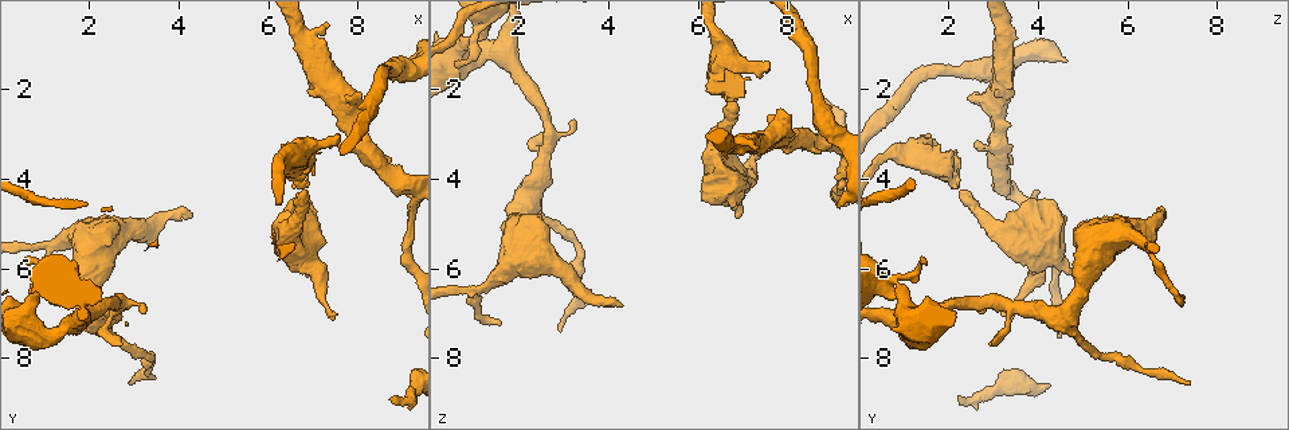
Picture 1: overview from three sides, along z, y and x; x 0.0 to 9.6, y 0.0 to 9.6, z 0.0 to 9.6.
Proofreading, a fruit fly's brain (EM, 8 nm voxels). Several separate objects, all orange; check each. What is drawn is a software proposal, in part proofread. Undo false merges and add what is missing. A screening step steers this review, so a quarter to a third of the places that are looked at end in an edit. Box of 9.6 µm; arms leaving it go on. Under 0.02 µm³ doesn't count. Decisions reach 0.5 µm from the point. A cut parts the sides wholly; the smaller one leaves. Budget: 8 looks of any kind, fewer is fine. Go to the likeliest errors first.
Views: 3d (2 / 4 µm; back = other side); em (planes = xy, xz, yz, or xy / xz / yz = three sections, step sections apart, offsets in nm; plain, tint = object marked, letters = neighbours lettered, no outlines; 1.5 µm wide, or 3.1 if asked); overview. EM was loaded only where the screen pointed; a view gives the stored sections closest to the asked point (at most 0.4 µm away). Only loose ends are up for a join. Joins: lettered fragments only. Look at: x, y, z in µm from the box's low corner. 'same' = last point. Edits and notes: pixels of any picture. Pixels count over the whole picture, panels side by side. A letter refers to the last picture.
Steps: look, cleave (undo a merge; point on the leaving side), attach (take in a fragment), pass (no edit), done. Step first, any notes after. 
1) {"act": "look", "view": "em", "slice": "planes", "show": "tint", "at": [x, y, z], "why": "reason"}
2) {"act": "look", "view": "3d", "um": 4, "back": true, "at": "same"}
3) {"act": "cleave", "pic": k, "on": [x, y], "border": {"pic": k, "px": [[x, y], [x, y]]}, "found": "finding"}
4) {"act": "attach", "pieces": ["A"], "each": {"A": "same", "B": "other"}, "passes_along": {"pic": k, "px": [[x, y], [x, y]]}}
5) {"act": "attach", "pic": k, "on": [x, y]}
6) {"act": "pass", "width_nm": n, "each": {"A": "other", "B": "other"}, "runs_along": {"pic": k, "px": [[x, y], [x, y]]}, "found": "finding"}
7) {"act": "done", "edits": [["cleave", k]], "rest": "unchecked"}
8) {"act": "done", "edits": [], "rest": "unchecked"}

{"act": "look", "view": "3d", "um": 4, "at": [6.85, 6.20, 4.90], "why": "branch stops here"}

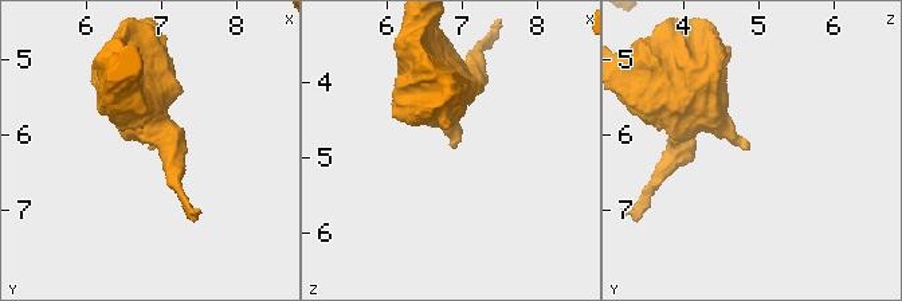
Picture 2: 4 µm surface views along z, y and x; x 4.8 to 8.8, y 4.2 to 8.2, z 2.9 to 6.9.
{"act": "look", "view": "em", "slice": "planes", "show": "letters", "at": [6.85, 6.20, 4.90], "why": "shape alone is not enough"}

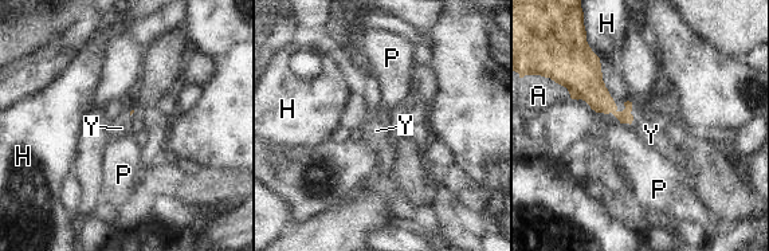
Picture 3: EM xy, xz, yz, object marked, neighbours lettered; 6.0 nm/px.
{"act": "attach", "pieces": ["Y"], "each": {"A": "other", "H": "other", "P": "other", "Y": "same"}, "passes_along": {"pic": 3, "px": [[597, 97], [632, 120], [651, 134]]}, "found": "the neuron continues"}

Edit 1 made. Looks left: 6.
{"act": "look", "view": "overview", "why": "redraw"}

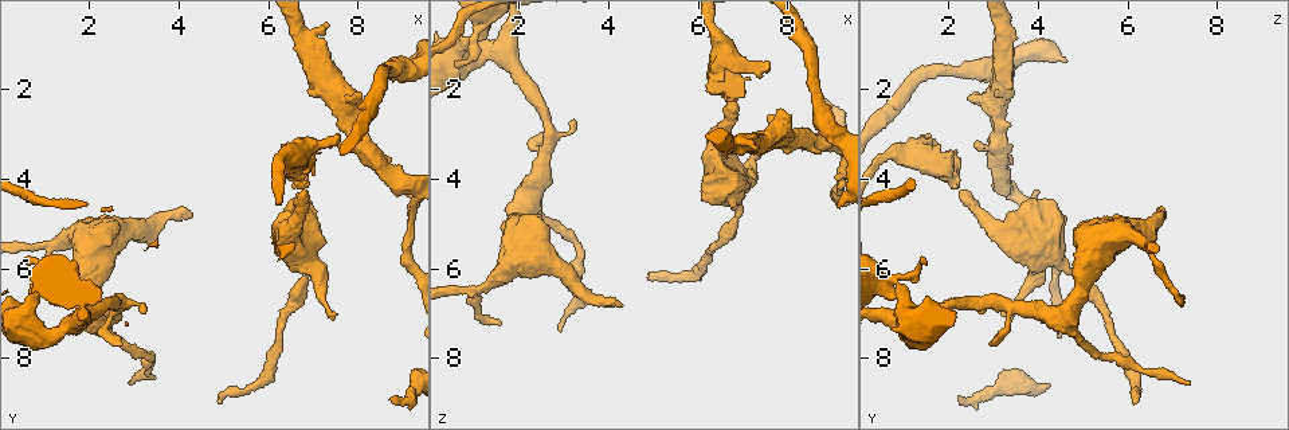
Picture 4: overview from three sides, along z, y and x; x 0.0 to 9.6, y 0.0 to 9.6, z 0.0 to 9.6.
{"act": "look", "view": "3d", "um": 4, "at": [7.80, 3.15, 2.65], "why": "an open end"}

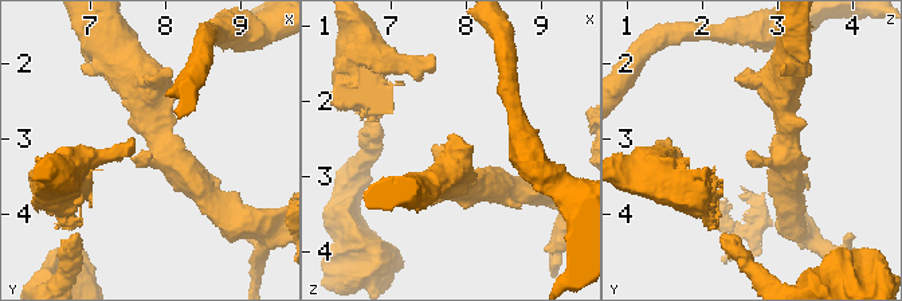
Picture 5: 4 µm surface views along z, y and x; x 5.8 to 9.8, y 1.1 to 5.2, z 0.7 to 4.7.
{"act": "look", "view": "em", "slice": "xy", "step": 4, "show": "letters", "at": [7.75, 3.15, 2.60]}

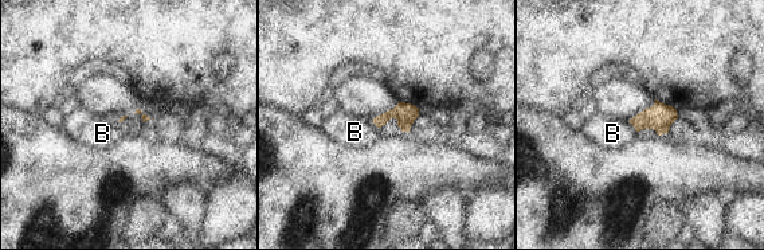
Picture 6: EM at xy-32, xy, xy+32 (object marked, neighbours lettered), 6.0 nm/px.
{"act": "pass", "longest_contact_nm": ["B", 90], "each": {"B": "other"}, "found": "none of them fits"}

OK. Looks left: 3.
{"act": "look", "view": "3d", "um": 4, "back": true, "at": [0.90, 6.40, 0.95], "why": "sharp bend"}

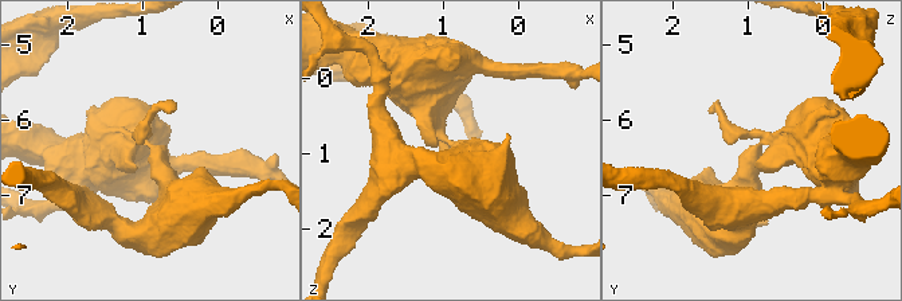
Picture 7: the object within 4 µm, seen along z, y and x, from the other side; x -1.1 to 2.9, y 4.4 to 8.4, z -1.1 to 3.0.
{"act": "look", "view": "em", "slice": "xz", "step": 4, "show": "letters", "at": [0.85, 6.35, 0.90]}

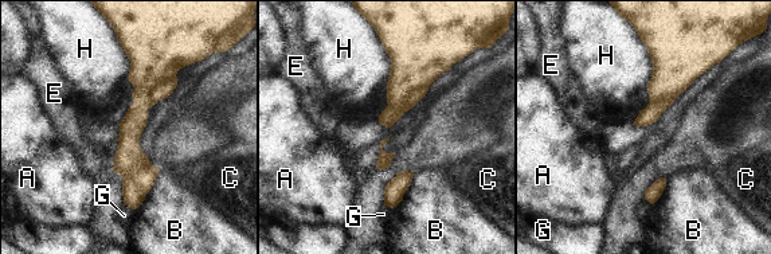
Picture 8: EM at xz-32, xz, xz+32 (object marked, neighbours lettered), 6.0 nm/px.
{"act": "look", "view": "em", "slice": "planes", "show": "letters", "at": "same", "why": "another direction"}

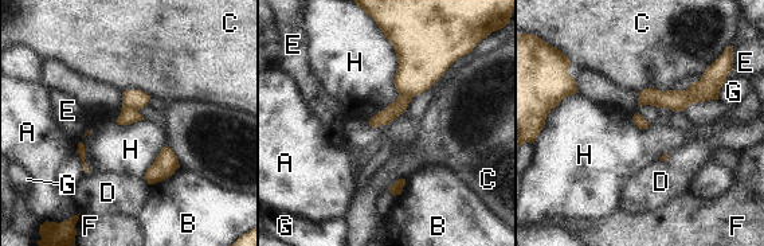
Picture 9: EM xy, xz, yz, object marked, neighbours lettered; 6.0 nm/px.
{"act": "cleave", "pic": 9, "on": [136, 100], "each": {"A": "other", "B": "other", "C": "other", "D": "other", "E": "other", "F": "other", "G": "other", "H": "other"}, "border": {"pic": 9, "px": [[122, 105], [137, 110]]}, "found": "two neurons meet here"}

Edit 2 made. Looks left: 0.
{"act": "done", "edits": [["attach", 3], ["cleave", 9]], "rest": "unchecked"}

